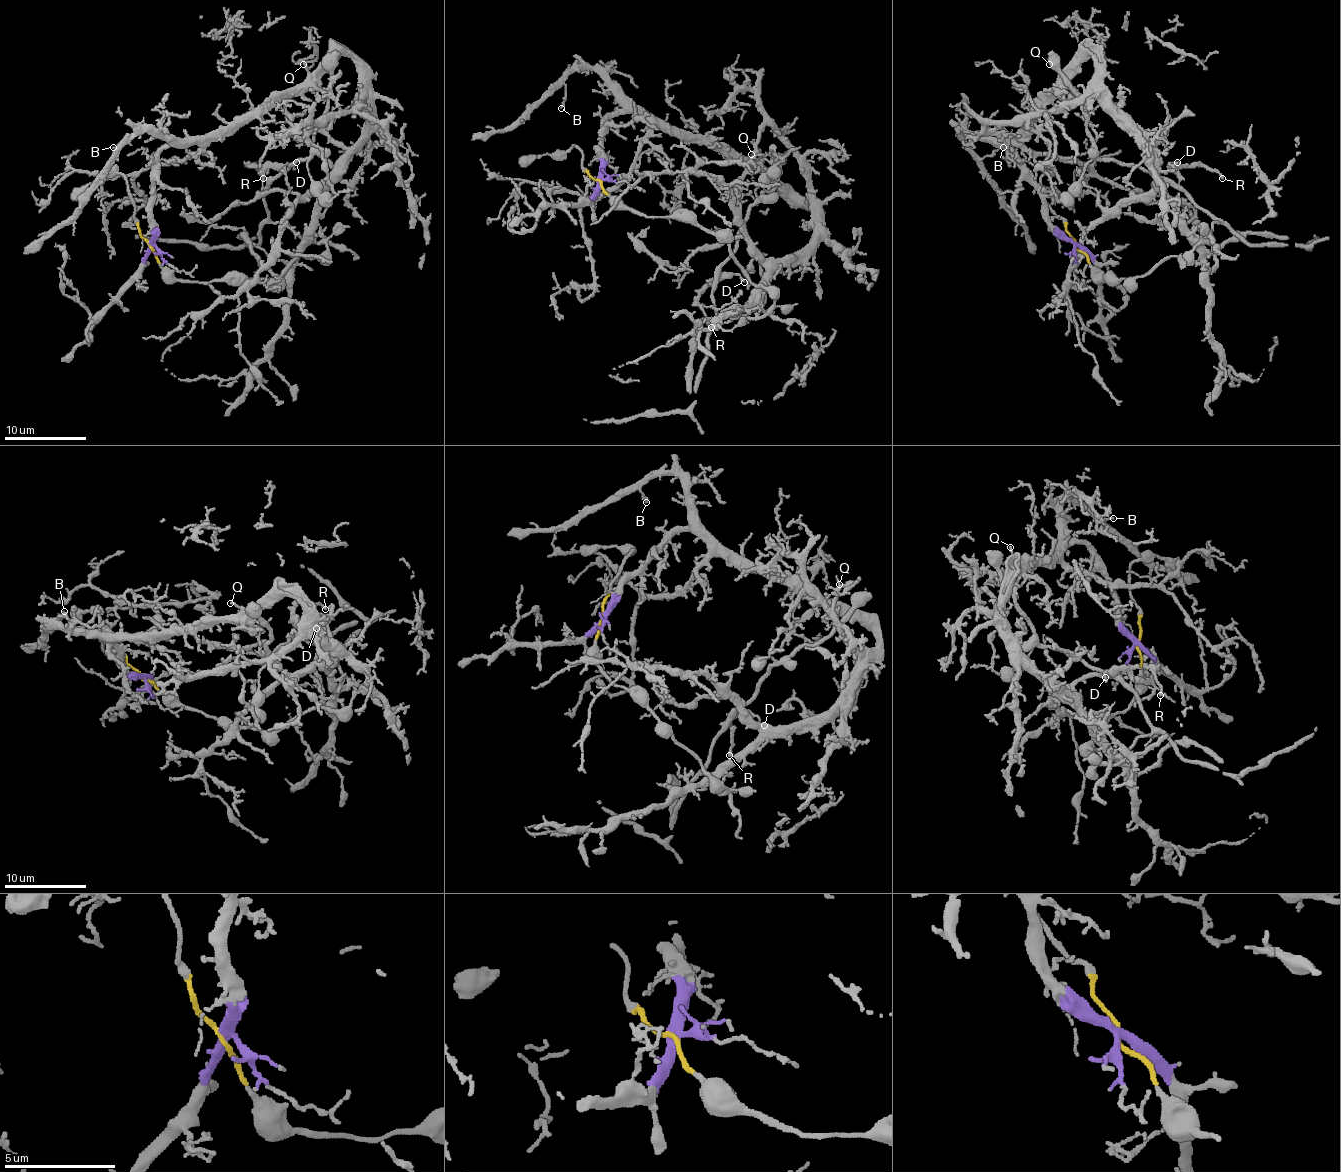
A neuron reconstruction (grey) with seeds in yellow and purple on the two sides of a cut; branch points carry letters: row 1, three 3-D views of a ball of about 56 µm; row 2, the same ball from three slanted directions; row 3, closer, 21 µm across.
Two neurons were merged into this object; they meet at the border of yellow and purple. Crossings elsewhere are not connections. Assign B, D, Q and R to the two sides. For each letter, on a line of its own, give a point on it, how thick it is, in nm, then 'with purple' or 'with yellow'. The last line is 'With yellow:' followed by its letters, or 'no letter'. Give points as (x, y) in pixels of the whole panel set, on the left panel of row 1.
B: (113, 147) | 140 nm | with purple
D: (296, 162) | 180 nm | with yellow
Q: (303, 64) | 150 nm | with purple
R: (263, 178) | 200 nm | with yellow
With yellow: D, R

